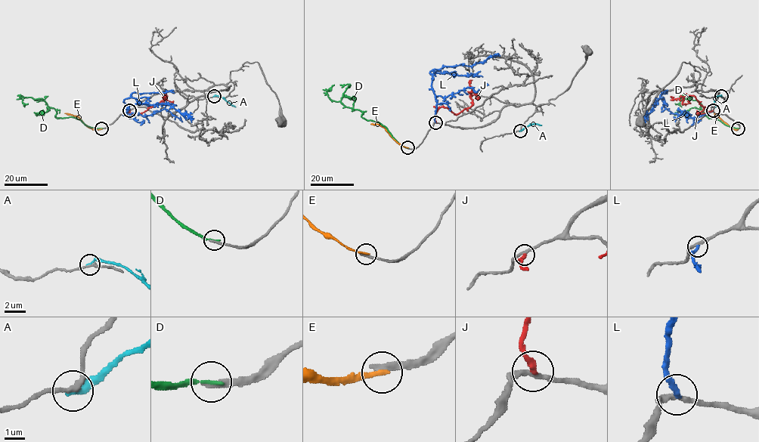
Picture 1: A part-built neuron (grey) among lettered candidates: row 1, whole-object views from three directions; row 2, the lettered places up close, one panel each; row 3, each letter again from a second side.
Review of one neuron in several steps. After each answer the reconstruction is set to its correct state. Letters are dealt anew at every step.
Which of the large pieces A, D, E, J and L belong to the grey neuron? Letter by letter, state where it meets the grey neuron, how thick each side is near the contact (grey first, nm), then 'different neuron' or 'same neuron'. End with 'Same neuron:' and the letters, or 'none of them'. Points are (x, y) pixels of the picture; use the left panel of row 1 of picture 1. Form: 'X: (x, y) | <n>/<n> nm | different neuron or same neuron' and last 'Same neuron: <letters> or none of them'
A: (214, 96) | 200/280 nm | different neuron
D: (101, 128) | 320/180 nm | different neuron
E: (101, 128) | 300/200 nm | different neuron
J: (130, 110) | 240/320 nm | different neuron
L: (129, 110) | 240/280 nm | different neuron
Same neuron: none of them

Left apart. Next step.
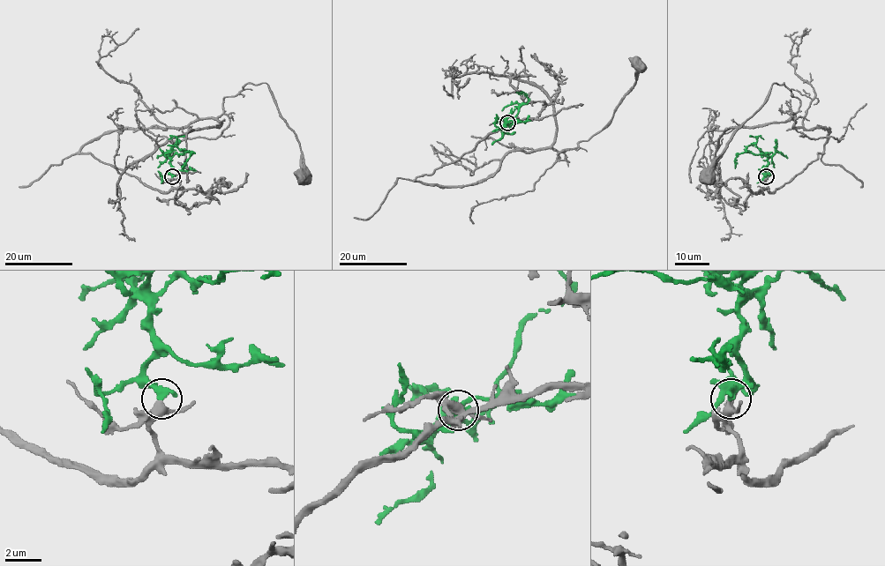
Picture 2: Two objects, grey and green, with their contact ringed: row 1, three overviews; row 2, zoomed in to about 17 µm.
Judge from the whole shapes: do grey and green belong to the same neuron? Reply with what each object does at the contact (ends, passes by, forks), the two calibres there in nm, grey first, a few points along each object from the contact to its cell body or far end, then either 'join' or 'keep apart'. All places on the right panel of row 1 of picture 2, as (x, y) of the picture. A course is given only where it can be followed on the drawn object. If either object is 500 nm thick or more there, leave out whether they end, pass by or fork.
grey passes by | green ends | 360/380 nm | grey via (766, 177), (769, 191), (783, 186), (828, 136), (793, 127), (800, 100), (783, 83), (707, 177) | green via (766, 176), (768, 171), (767, 153), (740, 152), (735, 159), (734, 167) | join

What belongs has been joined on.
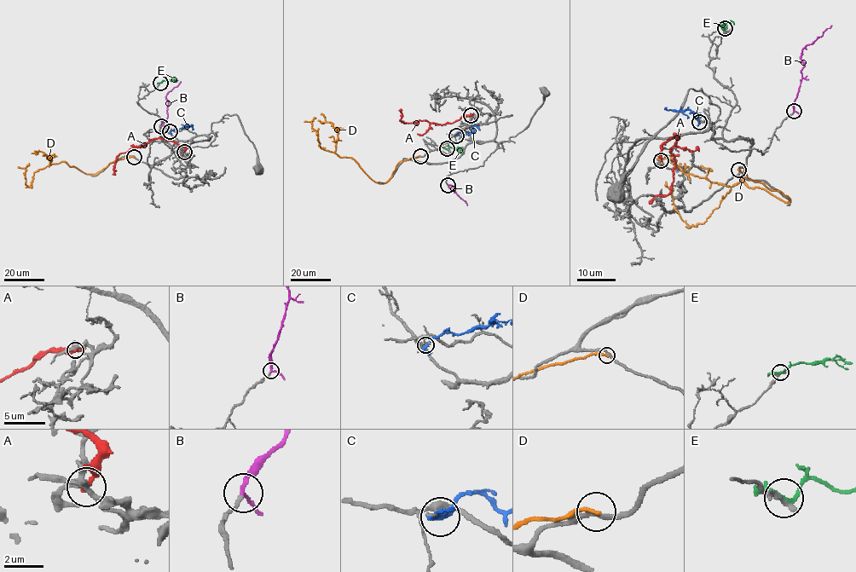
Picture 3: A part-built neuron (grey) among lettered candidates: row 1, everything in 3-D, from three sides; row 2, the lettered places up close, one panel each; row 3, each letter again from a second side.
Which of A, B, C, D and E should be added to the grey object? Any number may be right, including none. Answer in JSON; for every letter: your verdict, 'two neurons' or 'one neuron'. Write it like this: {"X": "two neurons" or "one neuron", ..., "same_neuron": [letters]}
{"A": "two neurons", "B": "one neuron", "C": "two neurons", "D": "two neurons", "E": "two neurons", "same_neuron": ["B"]}

